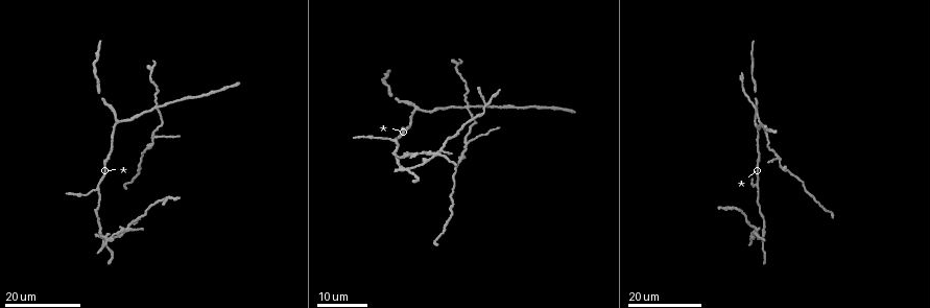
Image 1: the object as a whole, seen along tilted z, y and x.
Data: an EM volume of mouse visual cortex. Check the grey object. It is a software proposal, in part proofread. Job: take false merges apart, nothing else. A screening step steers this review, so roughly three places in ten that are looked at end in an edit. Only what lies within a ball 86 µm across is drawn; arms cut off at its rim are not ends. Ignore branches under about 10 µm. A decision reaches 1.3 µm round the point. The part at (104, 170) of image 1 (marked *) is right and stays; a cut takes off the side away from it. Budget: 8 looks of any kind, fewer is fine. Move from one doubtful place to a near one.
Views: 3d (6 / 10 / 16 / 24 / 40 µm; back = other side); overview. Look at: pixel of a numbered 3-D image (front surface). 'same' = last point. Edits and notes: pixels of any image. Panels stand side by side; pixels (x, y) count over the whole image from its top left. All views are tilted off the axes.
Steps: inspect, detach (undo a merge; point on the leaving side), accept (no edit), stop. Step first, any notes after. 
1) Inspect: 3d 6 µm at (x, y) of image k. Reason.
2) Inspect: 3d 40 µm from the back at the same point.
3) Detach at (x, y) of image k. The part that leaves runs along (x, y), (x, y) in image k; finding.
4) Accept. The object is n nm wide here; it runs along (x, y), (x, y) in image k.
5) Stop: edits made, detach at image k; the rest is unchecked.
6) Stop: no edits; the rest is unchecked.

Inspect: 3d 16 µm at (407, 167) of image 1. Three-way junction.

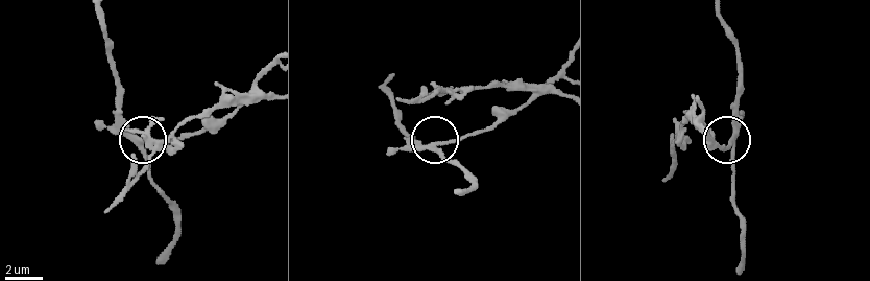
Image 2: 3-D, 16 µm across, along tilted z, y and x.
Inspect: 3d 6 µm at (140, 139) of image 2.

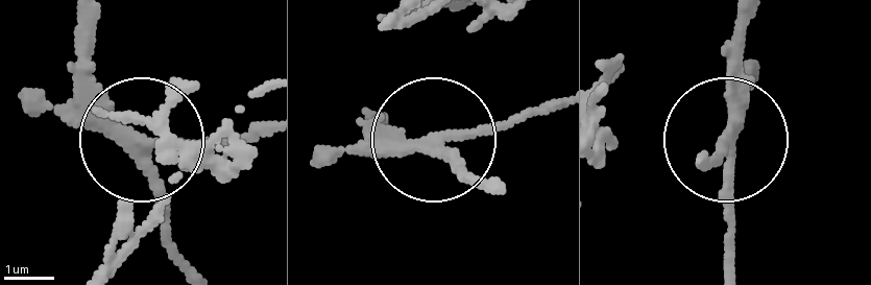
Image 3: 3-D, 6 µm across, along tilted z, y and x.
Accept. 3 arms meet here; it runs along (78, 15), (82, 73), (141, 132), (262, 135) in image 3; all the same neuron.

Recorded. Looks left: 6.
Inspect: 3d 16 µm at (435, 152) of image 1. Four arms meet.

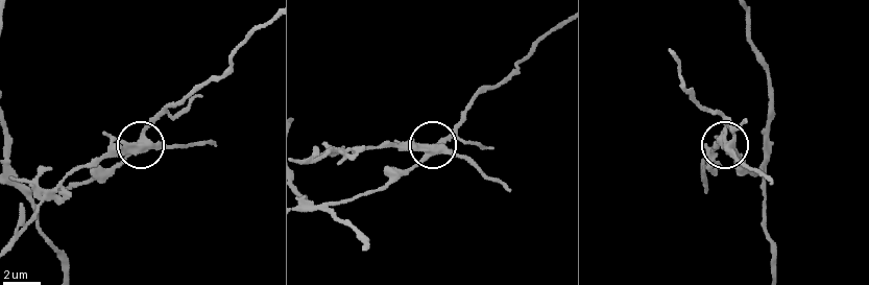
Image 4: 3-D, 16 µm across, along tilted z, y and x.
Inspect: 3d 10 µm at (134, 143) of image 4.

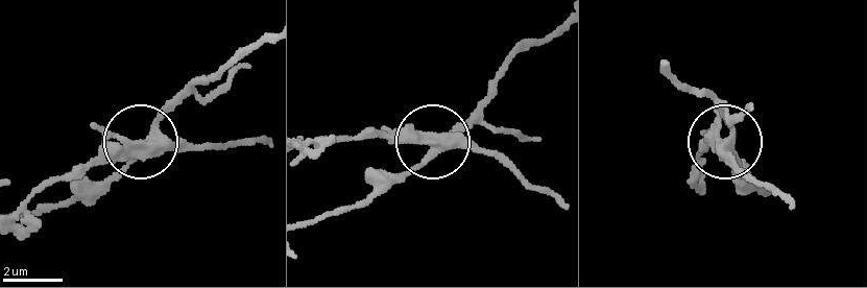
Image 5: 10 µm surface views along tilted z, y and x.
Detach at (106, 150) of image 5. The part that leaves runs along (143, 143), (71, 166), (11, 216) in image 5; a second neuron is stuck on.

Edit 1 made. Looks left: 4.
Inspect: 3d 24 µm at (157, 108) of image 1. Four-way junction.

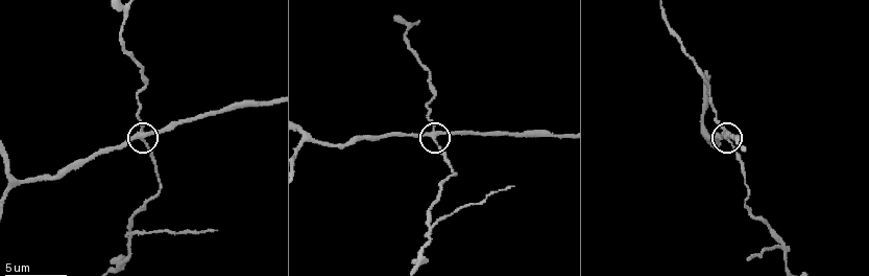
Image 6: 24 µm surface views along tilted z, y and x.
Inspect: 3d 6 µm at (143, 136) of image 6. Zoom in.

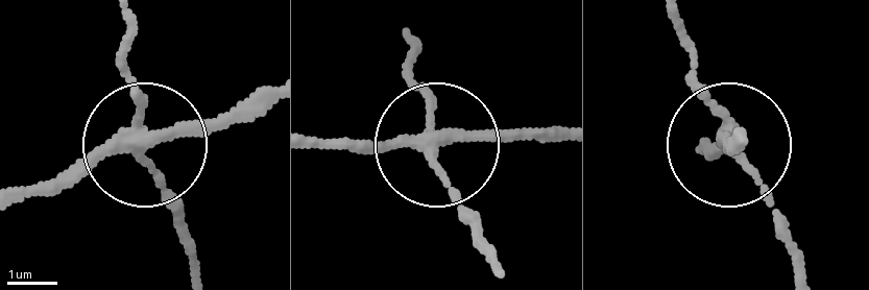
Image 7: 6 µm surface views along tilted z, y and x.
Inspect: 3d 6 µm from the back at (430, 155) of image 7.

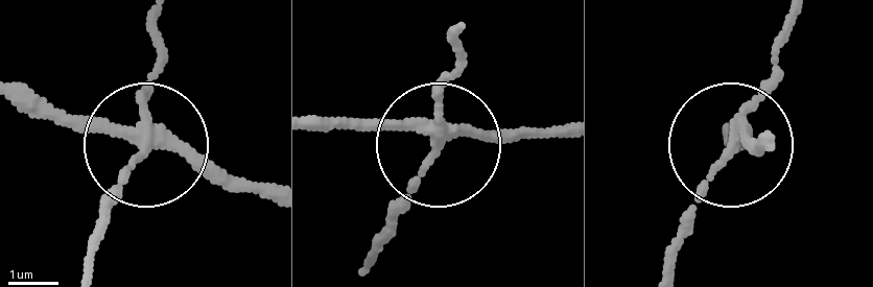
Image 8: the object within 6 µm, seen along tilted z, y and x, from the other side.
Detach at (148, 88) of image 8. The side arm is 26 µm long; the part that leaves runs along (141, 141), (86, 267) in image 8; a second neuron is stuck on.

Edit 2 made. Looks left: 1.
Inspect: 3d 16 µm at (707, 136) of image 6. Three arms meet.

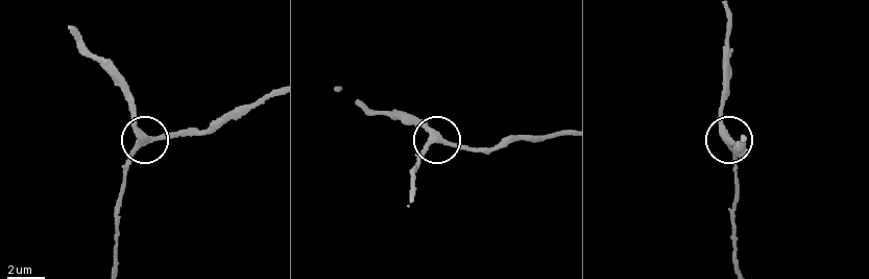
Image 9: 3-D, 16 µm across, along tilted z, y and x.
Accept. It runs along (115, 265), (122, 169), (144, 139), (136, 107), (124, 95) in image 9; all the same neuron.

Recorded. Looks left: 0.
Stop: edits made, detach at image 5, detach at image 8; the rest is unchecked.

